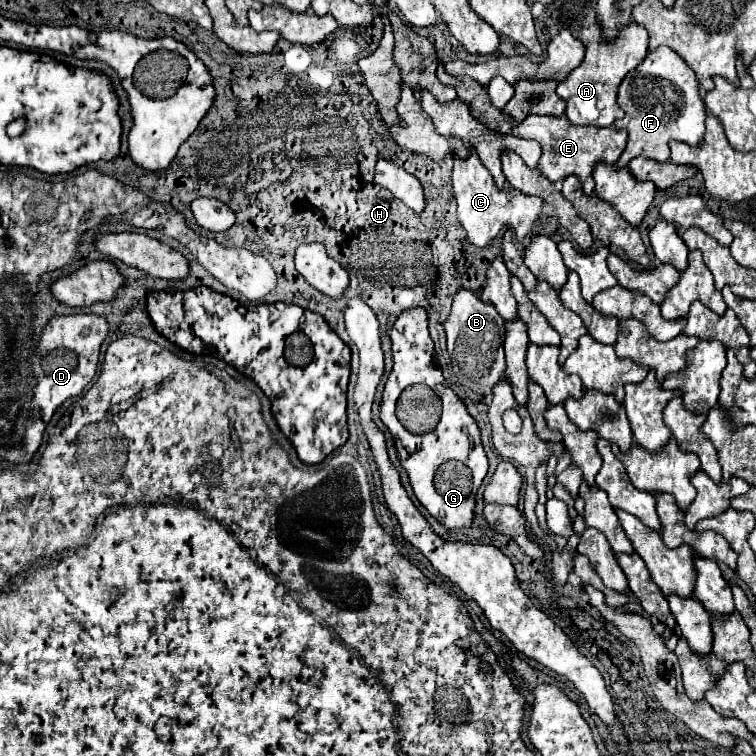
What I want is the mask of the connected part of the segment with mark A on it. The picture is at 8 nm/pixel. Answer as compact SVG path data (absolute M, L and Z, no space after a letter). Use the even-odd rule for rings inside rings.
M630 22L624 26L614 40L606 40L602 36L600 24L582 26L574 30L576 38L584 42L586 56L576 66L566 80L562 80L556 88L556 94L566 100L566 116L576 126L612 126L614 120L624 118L624 112L616 104L616 90L630 70L634 70L648 52L648 32L644 26L636 26L636 22Z

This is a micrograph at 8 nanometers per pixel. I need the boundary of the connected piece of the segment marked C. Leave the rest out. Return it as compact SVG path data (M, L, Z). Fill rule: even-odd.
M472 148L466 160L454 158L452 186L454 186L454 196L458 202L458 218L468 234L468 240L480 248L488 246L504 226L512 228L516 232L516 238L522 242L532 232L534 222L542 208L542 200L536 196L520 194L520 190L512 190L512 188L494 186L492 174L484 168L484 164L480 162L478 154Z

